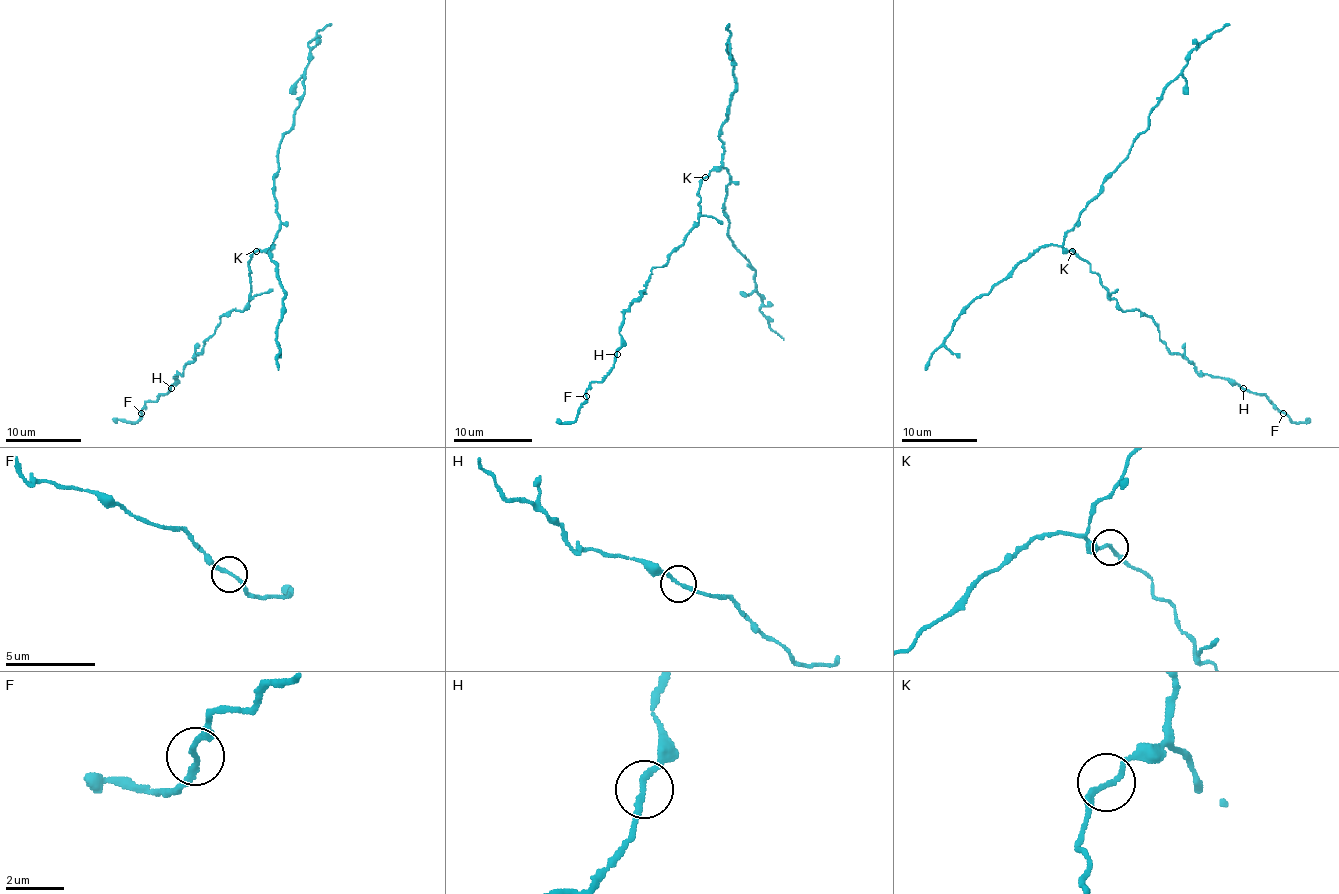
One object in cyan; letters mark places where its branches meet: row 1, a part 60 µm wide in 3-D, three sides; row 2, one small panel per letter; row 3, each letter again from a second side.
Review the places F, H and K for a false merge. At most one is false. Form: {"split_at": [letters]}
{"split_at": ["F"]}

